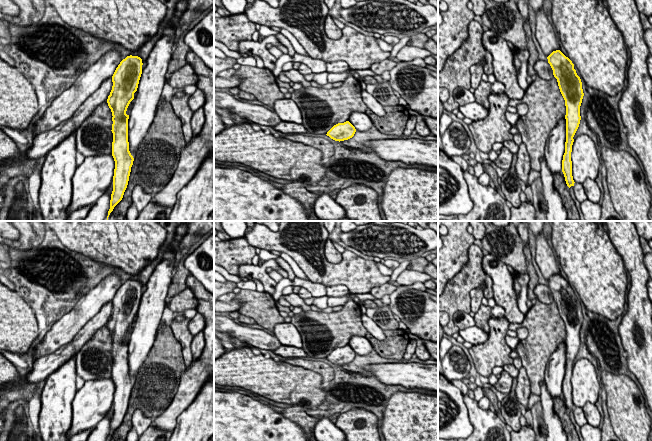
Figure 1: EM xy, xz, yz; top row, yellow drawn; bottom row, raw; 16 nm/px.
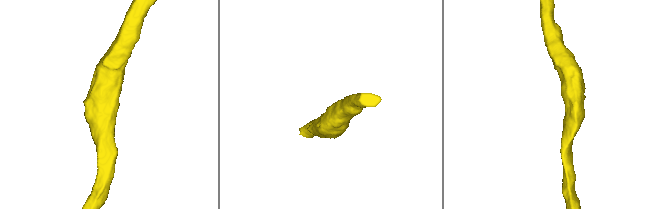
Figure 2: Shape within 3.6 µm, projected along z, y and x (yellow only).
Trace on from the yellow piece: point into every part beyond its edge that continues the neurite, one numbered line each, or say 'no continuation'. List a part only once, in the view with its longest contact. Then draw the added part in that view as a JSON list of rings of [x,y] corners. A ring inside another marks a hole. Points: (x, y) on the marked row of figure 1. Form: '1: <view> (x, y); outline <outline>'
1: yz (554, 150); outline [[[562,118],[552,129],[545,145],[544,157],[547,167],[553,176],[562,172],[562,160],[565,153],[566,142],[566,119]]]

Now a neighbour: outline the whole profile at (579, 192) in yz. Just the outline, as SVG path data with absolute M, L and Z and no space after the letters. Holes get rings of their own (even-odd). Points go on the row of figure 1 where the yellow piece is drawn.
M575 182L573 189L574 189L575 197L580 203L582 203L587 199L587 195L584 191L583 184Z

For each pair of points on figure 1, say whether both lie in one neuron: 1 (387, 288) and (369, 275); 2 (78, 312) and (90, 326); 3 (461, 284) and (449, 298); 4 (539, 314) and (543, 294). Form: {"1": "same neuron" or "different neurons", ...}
{"1": "different neurons", "2": "different neurons", "3": "same neuron", "4": "different neurons"}

